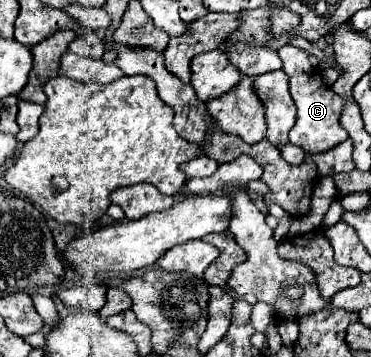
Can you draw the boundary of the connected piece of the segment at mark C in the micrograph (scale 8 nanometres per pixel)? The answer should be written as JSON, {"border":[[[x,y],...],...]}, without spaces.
{"border":[[[285,45],[279,49],[279,55],[283,59],[283,71],[289,75],[291,97],[297,105],[297,121],[295,121],[293,129],[289,131],[289,141],[311,155],[329,151],[331,147],[337,147],[339,143],[343,143],[347,139],[347,131],[339,123],[339,117],[341,117],[343,105],[345,105],[343,99],[329,85],[323,83],[321,69],[311,65],[309,53],[305,53],[293,45]]]}

